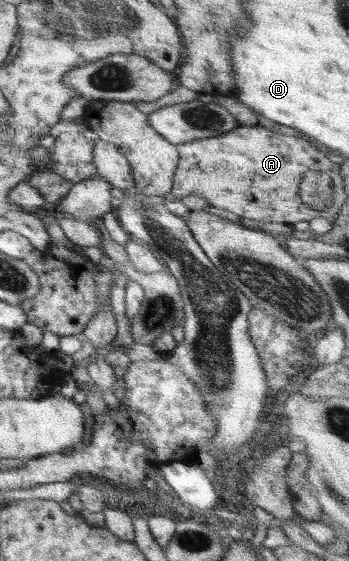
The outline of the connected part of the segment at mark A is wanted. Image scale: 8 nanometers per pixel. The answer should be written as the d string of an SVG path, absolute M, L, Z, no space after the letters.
M249 126L239 127L235 131L228 131L217 137L179 144L177 150L180 159L170 191L171 195L177 199L195 193L204 197L213 207L233 212L242 219L267 221L267 223L293 225L297 222L310 222L319 218L317 210L313 211L310 205L299 201L297 197L299 184L301 177L307 171L331 171L333 163L321 151L317 151L313 145L309 145L303 139L285 137L265 127Z

